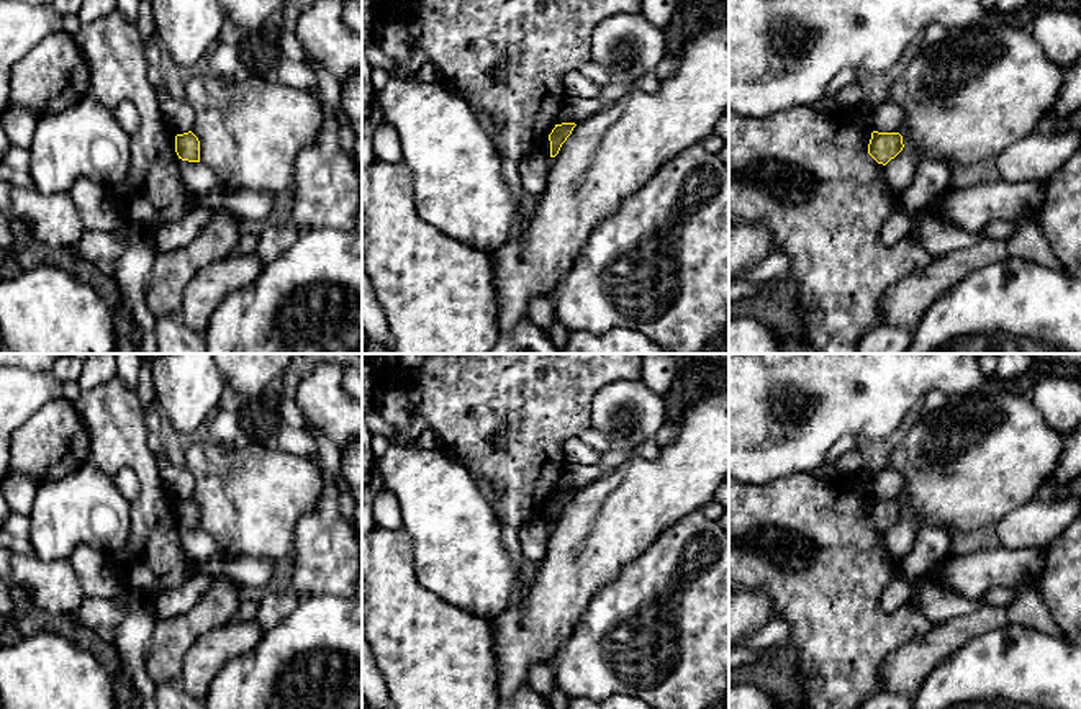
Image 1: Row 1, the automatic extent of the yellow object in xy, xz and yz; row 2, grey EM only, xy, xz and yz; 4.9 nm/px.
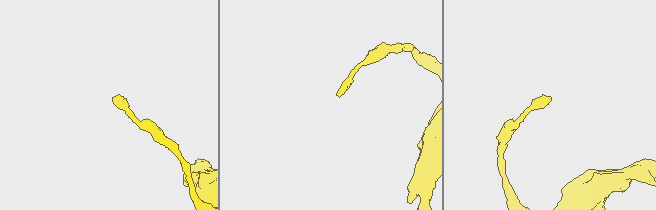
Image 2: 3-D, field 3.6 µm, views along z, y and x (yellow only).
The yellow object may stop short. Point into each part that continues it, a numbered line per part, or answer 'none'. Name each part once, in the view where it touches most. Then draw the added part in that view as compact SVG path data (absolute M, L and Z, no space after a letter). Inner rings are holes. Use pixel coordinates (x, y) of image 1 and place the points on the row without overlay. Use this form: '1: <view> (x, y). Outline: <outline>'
none

